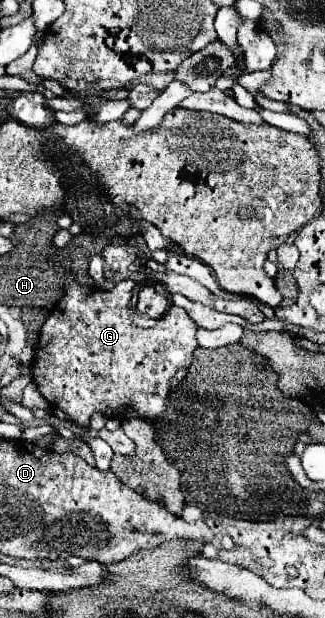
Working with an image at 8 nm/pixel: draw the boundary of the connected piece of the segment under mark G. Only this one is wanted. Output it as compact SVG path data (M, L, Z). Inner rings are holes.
M71 270L65 276L65 288L61 302L53 308L51 316L41 326L39 342L35 346L35 356L31 362L31 378L45 400L63 410L77 426L87 428L91 414L99 412L113 420L155 420L167 410L165 400L171 394L171 380L177 370L189 368L193 352L199 348L197 324L187 316L183 308L169 306L169 310L159 318L159 324L149 330L139 330L129 320L127 310L119 310L119 304L131 302L131 292L135 288L133 280L121 280L111 292L81 286L73 280Z

